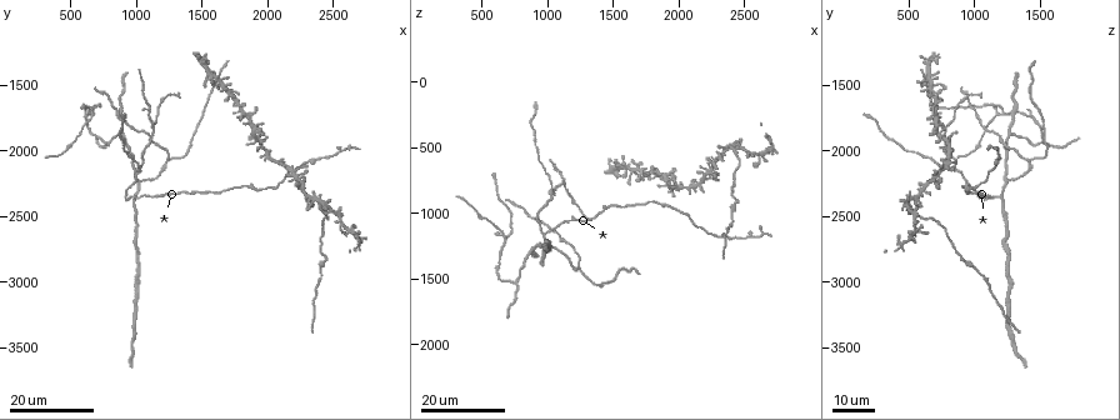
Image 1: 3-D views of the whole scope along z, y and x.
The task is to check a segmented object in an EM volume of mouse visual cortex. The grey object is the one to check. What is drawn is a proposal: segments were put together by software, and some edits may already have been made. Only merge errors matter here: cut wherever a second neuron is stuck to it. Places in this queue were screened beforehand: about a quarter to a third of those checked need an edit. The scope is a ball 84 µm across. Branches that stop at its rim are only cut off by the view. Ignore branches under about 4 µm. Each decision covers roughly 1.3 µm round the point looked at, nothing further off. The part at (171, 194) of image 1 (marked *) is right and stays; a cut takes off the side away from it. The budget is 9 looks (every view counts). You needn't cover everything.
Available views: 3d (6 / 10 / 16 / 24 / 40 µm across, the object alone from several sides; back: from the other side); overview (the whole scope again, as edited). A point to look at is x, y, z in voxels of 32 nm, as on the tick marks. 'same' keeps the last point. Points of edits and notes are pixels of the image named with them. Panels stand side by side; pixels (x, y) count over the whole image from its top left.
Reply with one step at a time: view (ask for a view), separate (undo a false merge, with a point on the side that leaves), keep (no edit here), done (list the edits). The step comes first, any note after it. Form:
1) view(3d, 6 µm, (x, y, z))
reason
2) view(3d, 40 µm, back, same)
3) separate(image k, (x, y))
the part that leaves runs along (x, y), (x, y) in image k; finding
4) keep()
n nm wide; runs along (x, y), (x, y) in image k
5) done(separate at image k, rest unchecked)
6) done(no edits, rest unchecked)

view(3d, 16 µm, (1220, 1600, 920))
thick turns thin

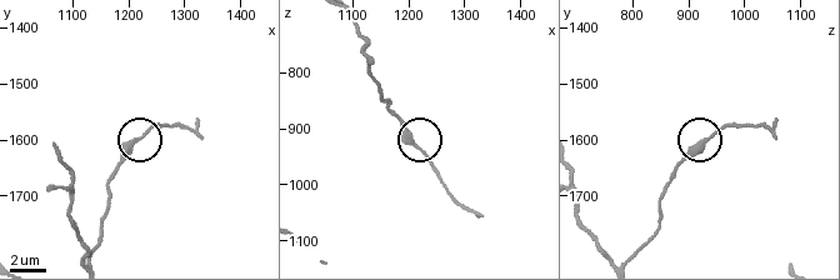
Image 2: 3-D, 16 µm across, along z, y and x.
view(3d, 6 µm, (1220, 1595, 940))

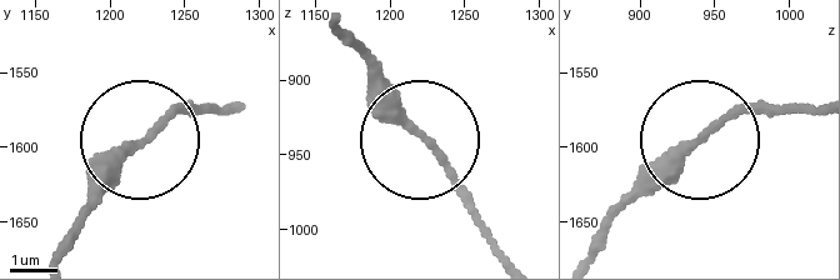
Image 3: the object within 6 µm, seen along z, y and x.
keep()
190 nm wide; runs along (58, 251), (81, 208), (169, 120), (201, 108) in image 3; all the same neuron

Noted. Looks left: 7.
view(3d, 24 µm, (1240, 2080, 1400))
three-way junction

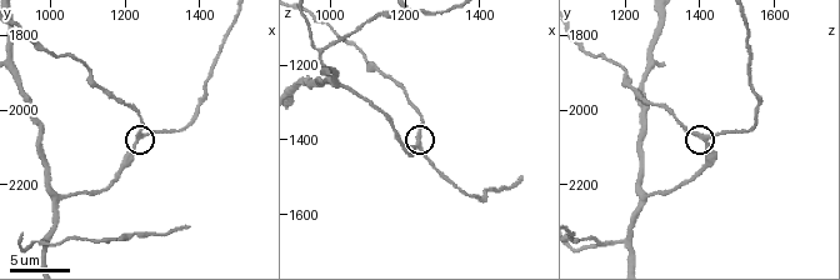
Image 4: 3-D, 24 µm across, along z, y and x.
view(3d, 6 µm, (1240, 2080, 1420))
closer look

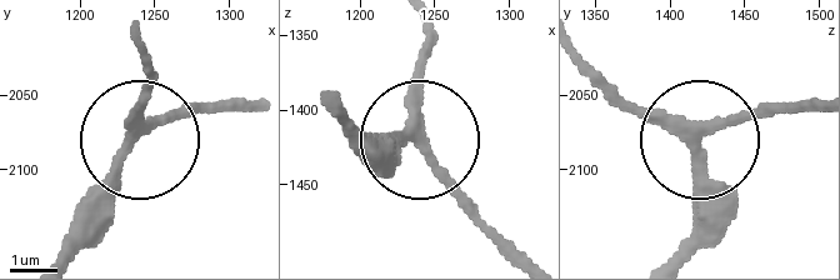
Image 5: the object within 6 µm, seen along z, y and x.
keep()
230 nm wide; runs along (348, 113), (371, 136), (415, 133), (431, 33) in image 5; all the same neuron

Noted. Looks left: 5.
view(3d, 10 µm, (970, 2350, 1170))
two arms in line, one across

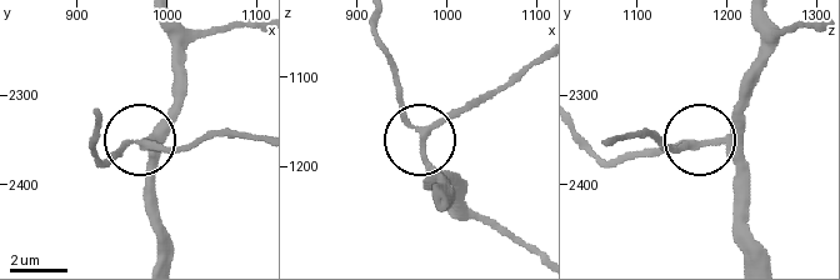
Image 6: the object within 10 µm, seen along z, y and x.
view(3d, 6 µm, (975, 2355, 1165))

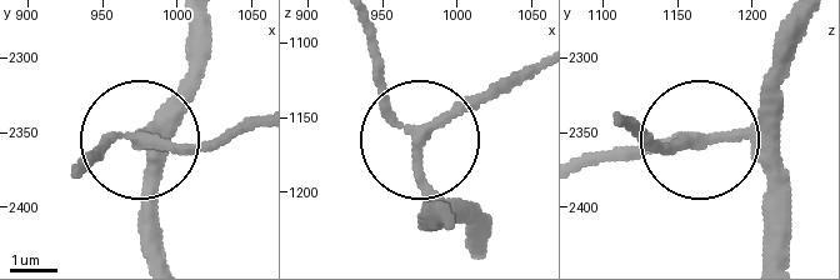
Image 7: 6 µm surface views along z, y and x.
keep()
190 nm wide; runs along (249, 124), (200, 144), (105, 144), (85, 156) in image 7; continuous, no second neuron

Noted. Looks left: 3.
view(3d, 16 µm, (740, 1940, 1540))
three-way junction

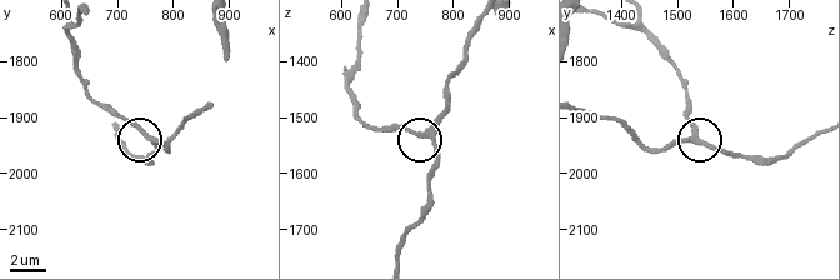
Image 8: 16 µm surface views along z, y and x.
view(3d, 10 µm, (760, 1935, 1535))
closer look

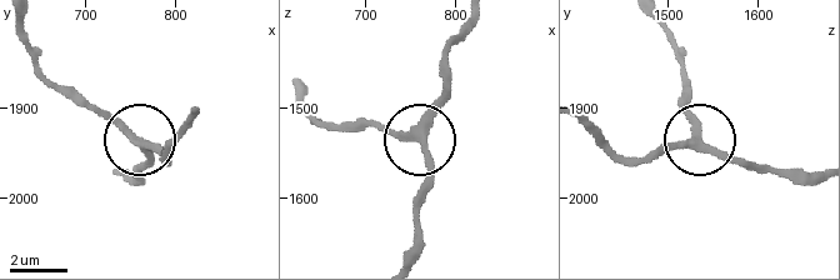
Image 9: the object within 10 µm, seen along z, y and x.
view(3d, 10 µm, back, (755, 1935, 1530))

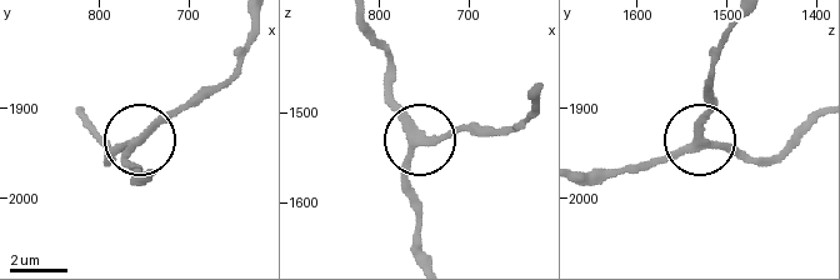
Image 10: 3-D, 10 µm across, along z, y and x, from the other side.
keep()
3 arms; runs along (78, 110), (114, 160), (140, 141), (128, 165) in image 10; one neuron here

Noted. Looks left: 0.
done(no edits, rest unchecked)

